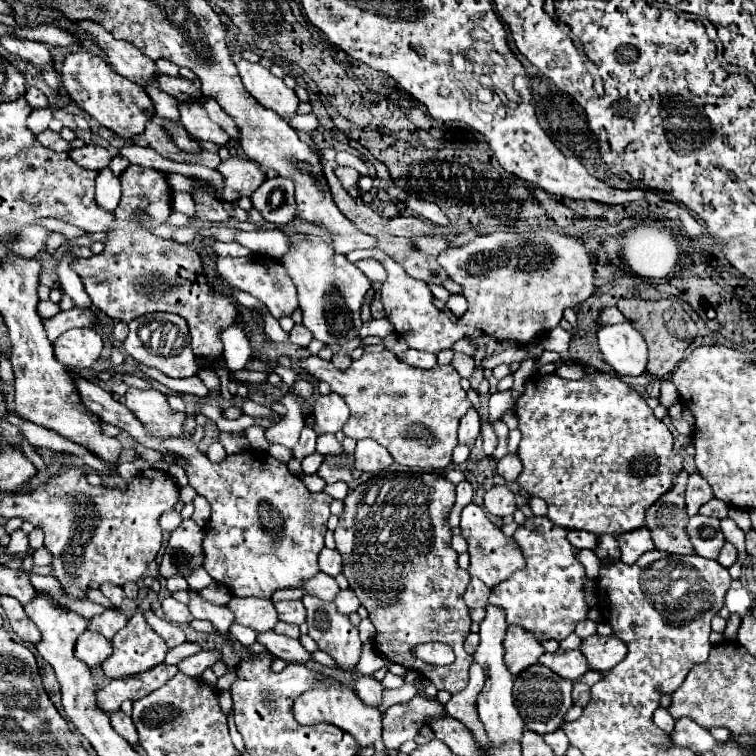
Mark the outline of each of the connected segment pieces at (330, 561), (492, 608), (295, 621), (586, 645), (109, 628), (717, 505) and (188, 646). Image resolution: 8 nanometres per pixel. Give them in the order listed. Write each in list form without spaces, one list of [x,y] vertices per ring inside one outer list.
[[[322,549],[320,551],[320,571],[330,575],[330,577],[336,577],[340,571],[342,571],[342,557],[336,549]]]
[[[486,605],[486,617],[480,623],[480,645],[474,653],[474,659],[482,665],[484,673],[486,673],[486,683],[484,689],[480,691],[478,699],[476,699],[476,709],[478,709],[478,717],[486,729],[486,735],[490,739],[490,745],[494,749],[502,747],[508,741],[522,741],[524,735],[524,723],[514,707],[514,699],[512,699],[512,673],[506,669],[504,665],[504,649],[502,649],[502,639],[506,633],[506,613],[504,609],[496,607],[496,605]]]
[[[278,601],[274,603],[280,621],[292,623],[292,625],[302,625],[306,621],[306,609],[302,601]]]
[[[602,635],[586,637],[580,645],[580,651],[586,655],[590,667],[596,671],[602,671],[602,673],[606,673],[614,665],[618,665],[628,653],[626,643],[614,635],[610,635],[610,637],[602,637]]]
[[[108,609],[102,615],[92,617],[88,629],[104,635],[106,639],[112,639],[116,635],[116,631],[120,631],[126,623],[128,623],[128,619],[124,613],[120,613],[118,609]]]
[[[710,499],[708,503],[704,503],[698,511],[700,515],[710,515],[710,517],[716,517],[716,519],[726,519],[728,517],[728,505],[724,501],[718,501],[718,499]]]
[[[186,641],[186,643],[178,645],[178,647],[168,649],[168,653],[166,653],[166,659],[164,659],[164,661],[166,661],[166,663],[170,663],[170,665],[176,665],[178,661],[182,661],[182,659],[186,659],[186,657],[196,655],[200,649],[202,649],[202,645],[200,645],[200,643],[190,643],[190,641]]]

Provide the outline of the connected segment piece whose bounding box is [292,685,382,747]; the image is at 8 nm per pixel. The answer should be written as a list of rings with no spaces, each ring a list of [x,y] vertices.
[[[318,685],[318,687],[306,691],[304,695],[300,695],[294,701],[292,711],[294,711],[296,721],[302,723],[302,725],[316,725],[316,723],[326,723],[328,721],[328,723],[348,731],[358,741],[358,747],[372,747],[382,735],[380,711],[370,709],[368,705],[362,705],[362,701],[358,701],[358,695],[354,693],[354,689],[348,687],[348,685],[340,685],[340,687]]]

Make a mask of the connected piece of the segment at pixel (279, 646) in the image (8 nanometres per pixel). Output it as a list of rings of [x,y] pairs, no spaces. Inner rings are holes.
[[[266,631],[266,633],[258,633],[256,641],[268,647],[268,651],[280,659],[286,659],[286,661],[308,661],[310,659],[310,653],[300,645],[298,639],[290,639],[284,635],[276,635],[274,631]]]

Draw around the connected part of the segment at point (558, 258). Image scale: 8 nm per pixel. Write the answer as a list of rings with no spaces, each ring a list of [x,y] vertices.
[[[536,229],[532,233],[490,233],[472,239],[470,243],[462,247],[452,247],[439,254],[437,261],[441,267],[446,269],[450,279],[460,283],[463,288],[463,294],[468,302],[468,310],[464,317],[452,319],[444,311],[438,311],[434,305],[434,295],[424,281],[412,279],[394,259],[390,259],[384,251],[380,249],[368,249],[368,251],[354,251],[346,255],[348,261],[356,263],[360,259],[376,259],[384,265],[388,279],[382,283],[380,295],[384,303],[384,313],[386,319],[394,325],[396,331],[404,331],[404,341],[410,343],[412,349],[422,349],[428,353],[438,353],[446,349],[446,345],[454,345],[460,337],[472,339],[476,347],[486,345],[486,353],[496,353],[506,347],[520,347],[526,345],[534,339],[542,339],[550,329],[558,325],[562,319],[562,313],[566,307],[576,307],[582,301],[586,301],[594,293],[594,265],[590,253],[574,239],[566,237],[562,233],[554,233],[548,229]]]

